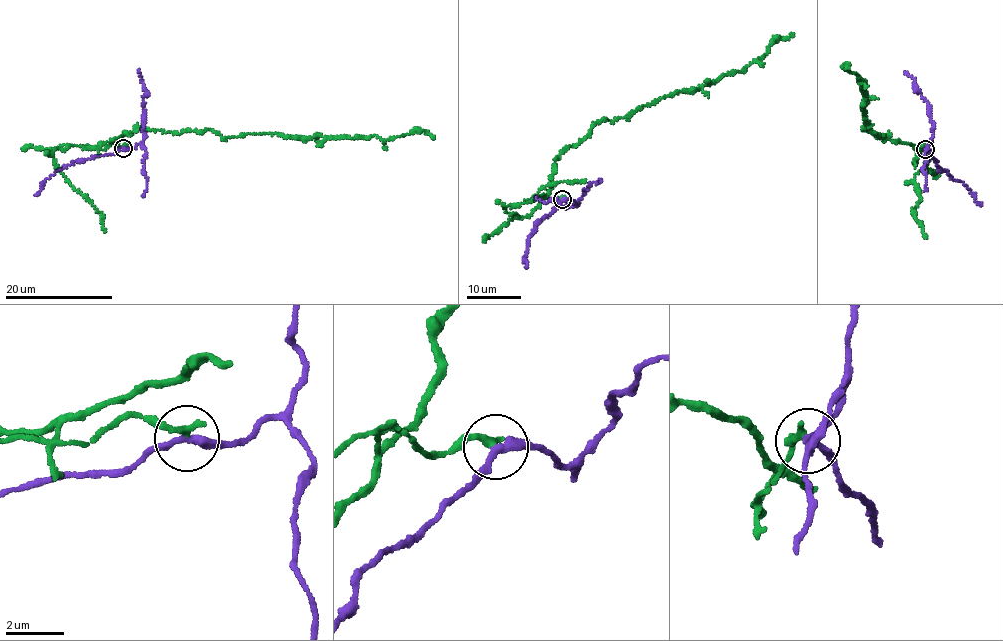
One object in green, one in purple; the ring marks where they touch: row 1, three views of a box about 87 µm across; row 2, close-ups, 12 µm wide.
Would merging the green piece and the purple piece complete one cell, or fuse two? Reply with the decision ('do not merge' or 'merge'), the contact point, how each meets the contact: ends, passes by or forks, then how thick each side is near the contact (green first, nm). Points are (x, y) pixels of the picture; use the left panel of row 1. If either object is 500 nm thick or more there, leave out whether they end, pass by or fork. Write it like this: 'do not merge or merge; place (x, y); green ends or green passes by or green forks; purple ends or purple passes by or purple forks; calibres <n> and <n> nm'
do not merge; place (123, 148); green ends; purple passes by; calibres 280 and 280 nm

